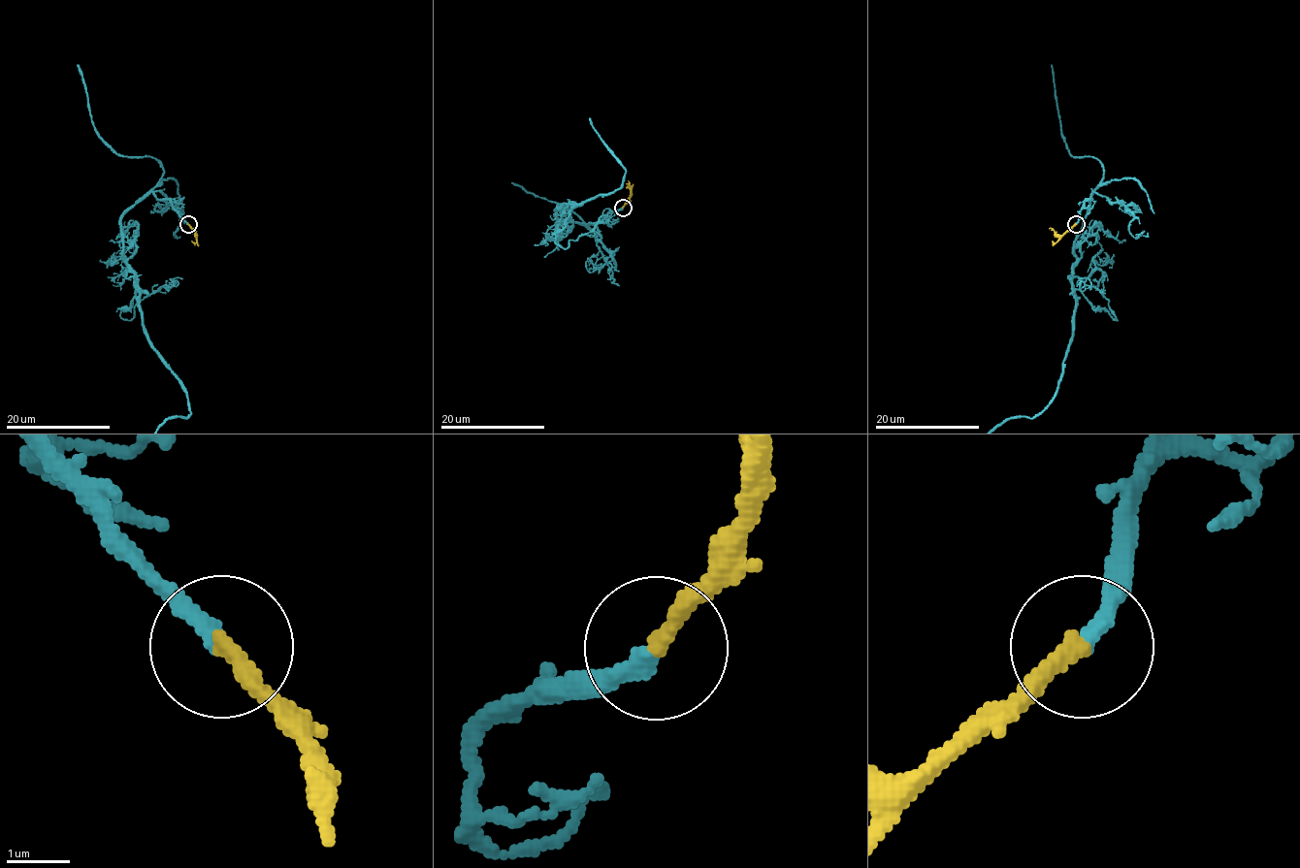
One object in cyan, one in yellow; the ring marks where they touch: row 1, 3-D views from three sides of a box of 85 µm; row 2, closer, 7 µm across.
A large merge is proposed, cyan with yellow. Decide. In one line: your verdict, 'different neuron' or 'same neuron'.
same neuron

